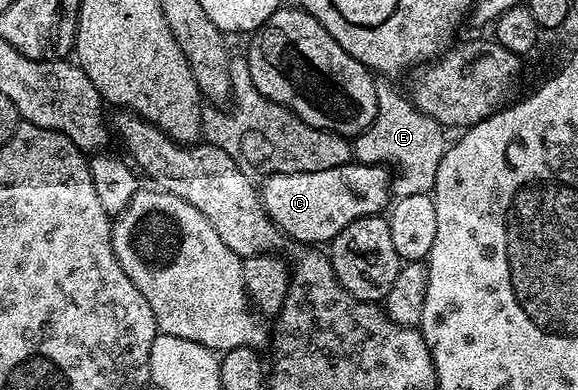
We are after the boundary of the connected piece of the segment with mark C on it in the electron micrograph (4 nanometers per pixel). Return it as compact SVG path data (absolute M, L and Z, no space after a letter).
M348 163L325 171L272 173L264 181L267 182L261 185L261 196L269 219L273 219L284 238L292 237L299 241L295 243L307 247L326 246L349 223L382 214L393 197L393 177L385 165Z

